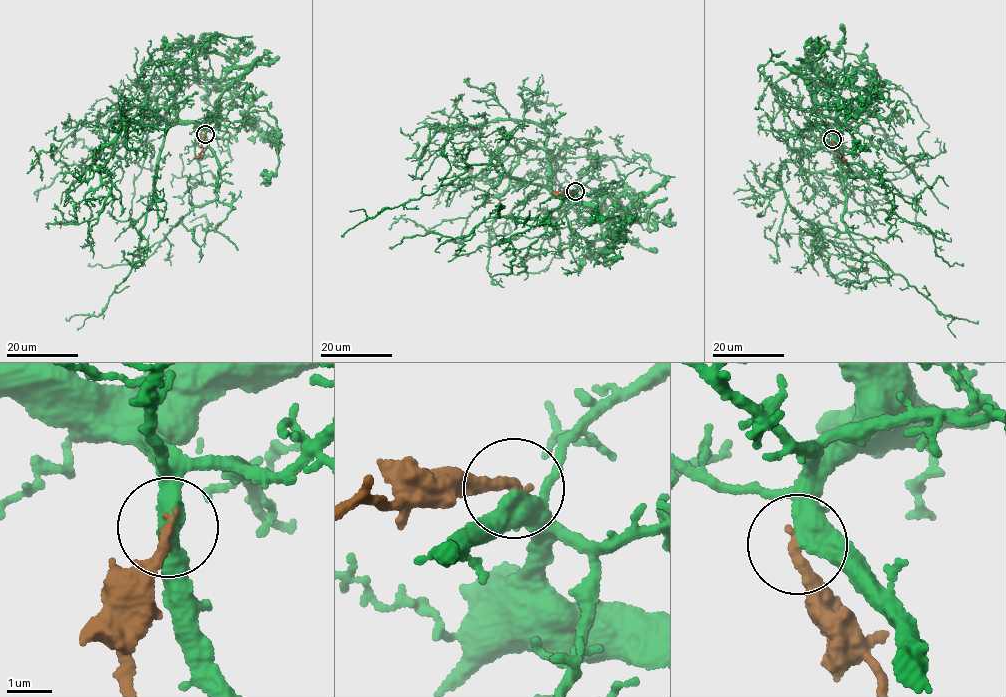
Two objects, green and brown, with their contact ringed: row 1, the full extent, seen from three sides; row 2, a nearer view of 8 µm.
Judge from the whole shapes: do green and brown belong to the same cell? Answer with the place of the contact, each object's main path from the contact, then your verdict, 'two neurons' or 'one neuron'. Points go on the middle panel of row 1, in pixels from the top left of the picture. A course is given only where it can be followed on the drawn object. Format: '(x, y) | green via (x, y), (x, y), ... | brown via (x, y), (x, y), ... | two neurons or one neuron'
(575, 191) | green via (575, 192), (575, 199), (561, 199), (511, 176), (499, 162), (473, 164), (433, 192), (380, 211), (342, 237) | brown via (575, 192), (552, 193) | two neurons

